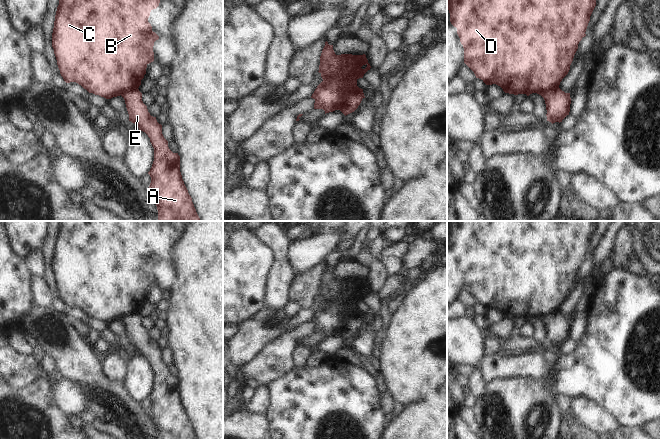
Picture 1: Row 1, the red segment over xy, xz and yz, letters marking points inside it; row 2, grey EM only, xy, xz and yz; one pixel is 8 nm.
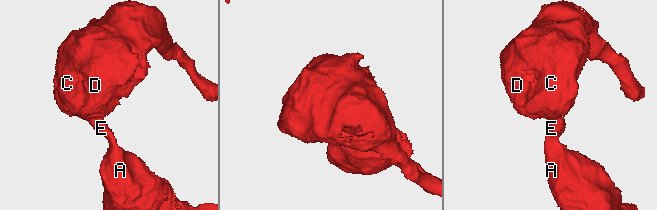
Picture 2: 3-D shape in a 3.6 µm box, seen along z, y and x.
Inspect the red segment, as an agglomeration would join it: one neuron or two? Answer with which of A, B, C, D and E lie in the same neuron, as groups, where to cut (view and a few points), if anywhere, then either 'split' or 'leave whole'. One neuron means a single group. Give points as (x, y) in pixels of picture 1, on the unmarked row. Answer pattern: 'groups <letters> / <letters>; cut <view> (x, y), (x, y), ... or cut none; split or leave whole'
groups A E / B C D; cut xz (358, 311), (349, 319), (344, 329), (339, 333); split

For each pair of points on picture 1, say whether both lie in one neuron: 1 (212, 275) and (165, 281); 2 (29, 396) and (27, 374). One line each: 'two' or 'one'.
1: two
2: two

